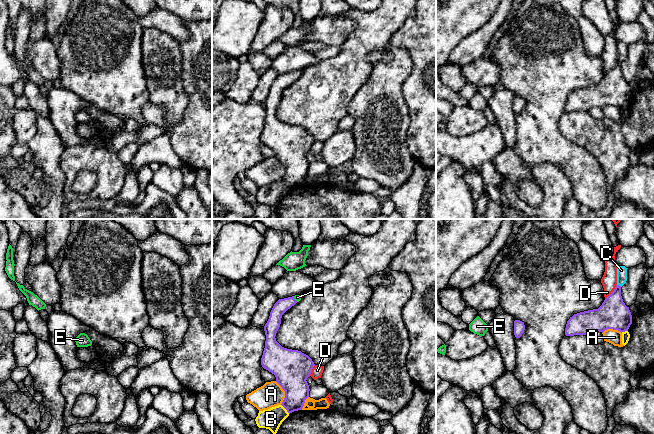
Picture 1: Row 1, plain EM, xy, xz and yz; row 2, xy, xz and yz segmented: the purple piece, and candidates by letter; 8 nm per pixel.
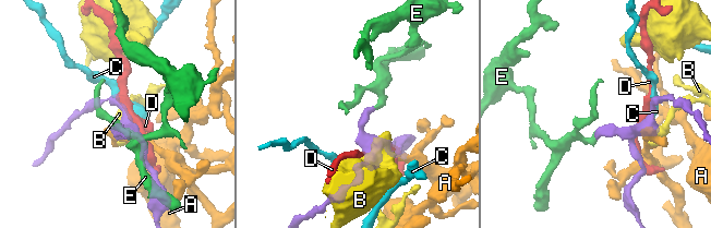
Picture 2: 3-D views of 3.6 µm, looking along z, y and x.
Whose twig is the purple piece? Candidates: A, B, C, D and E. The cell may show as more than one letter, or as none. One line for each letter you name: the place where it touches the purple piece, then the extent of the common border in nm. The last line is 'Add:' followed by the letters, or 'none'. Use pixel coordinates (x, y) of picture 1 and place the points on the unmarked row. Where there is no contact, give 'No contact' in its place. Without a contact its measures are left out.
E: Touches purple at xz (294, 75). Shared border 60 nm
Add: E

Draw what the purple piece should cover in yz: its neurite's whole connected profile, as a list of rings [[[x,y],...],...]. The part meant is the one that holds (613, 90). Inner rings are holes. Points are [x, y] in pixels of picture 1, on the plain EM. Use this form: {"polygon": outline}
{"polygon": [[[621,62],[604,76],[598,85],[574,90],[567,97],[566,112],[589,111],[593,107],[604,108],[607,105],[628,107],[632,100],[632,91],[621,72]]]}

